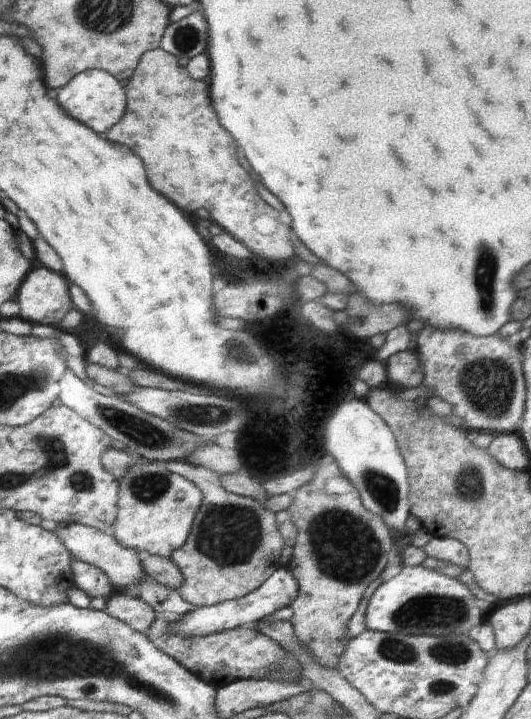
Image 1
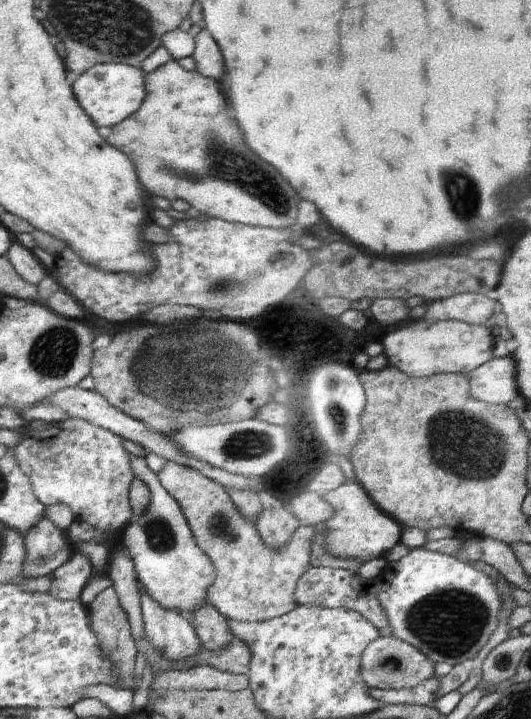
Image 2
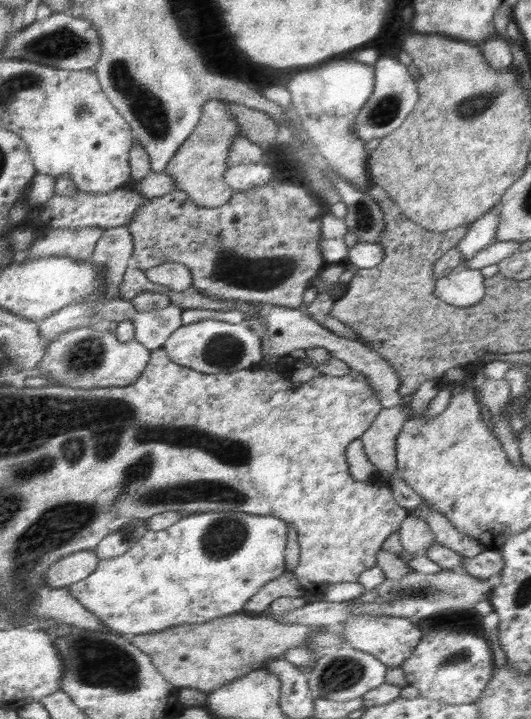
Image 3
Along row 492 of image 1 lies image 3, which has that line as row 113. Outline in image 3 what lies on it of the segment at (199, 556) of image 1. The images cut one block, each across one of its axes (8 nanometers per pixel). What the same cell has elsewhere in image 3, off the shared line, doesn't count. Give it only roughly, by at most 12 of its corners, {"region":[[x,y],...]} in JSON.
{"region":[[206,101],[194,132],[166,165],[198,207],[226,204],[223,179],[239,124]]}

